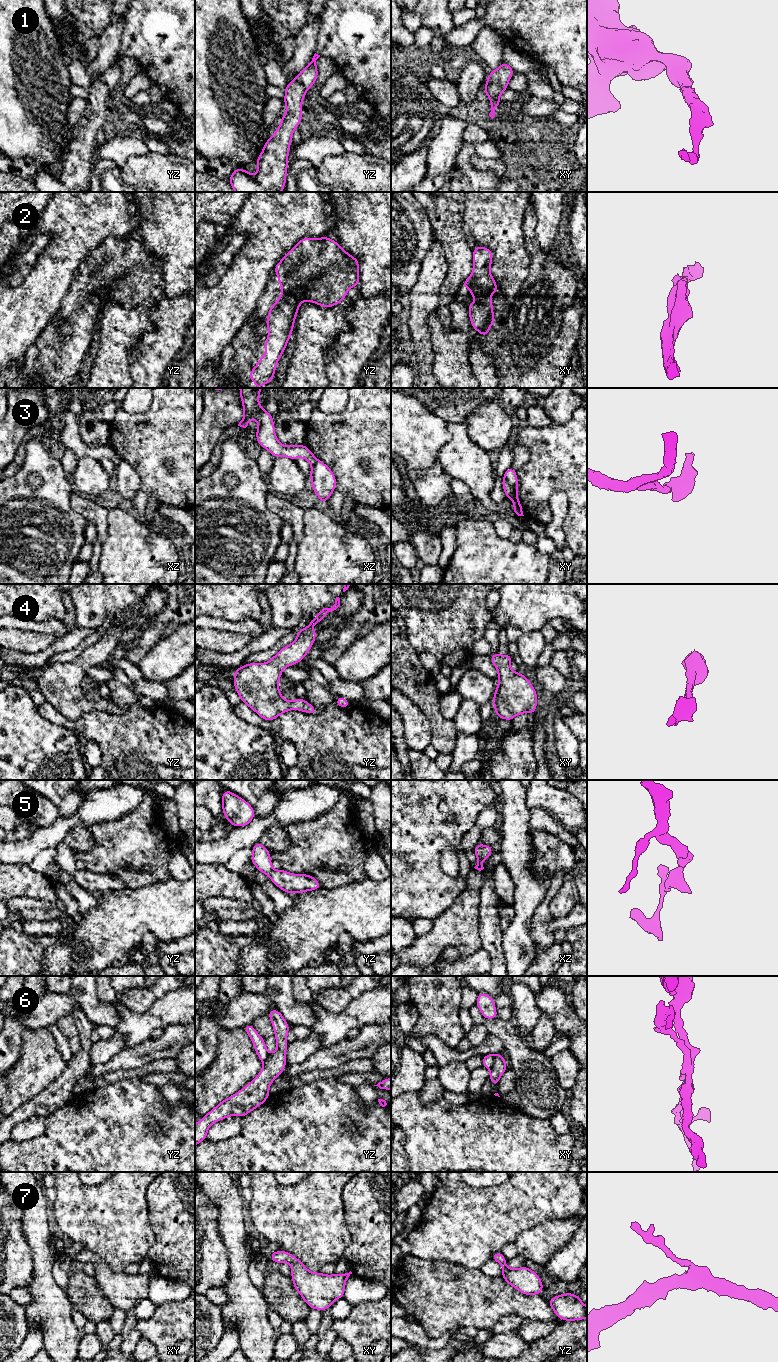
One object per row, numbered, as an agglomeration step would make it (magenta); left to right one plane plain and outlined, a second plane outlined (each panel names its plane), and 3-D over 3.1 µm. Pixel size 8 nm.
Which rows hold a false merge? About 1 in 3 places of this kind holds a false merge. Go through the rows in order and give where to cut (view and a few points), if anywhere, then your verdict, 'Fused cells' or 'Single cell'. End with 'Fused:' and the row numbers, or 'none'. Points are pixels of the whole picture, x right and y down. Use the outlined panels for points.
1: No split. Single cell
2: No split. Single cell
3: Split along xy (503, 477), (512, 489), (513, 496), (511, 498). Fused cells
4: No split. Single cell
5: No split. Single cell
6: Split along xy (500, 1053), (496, 1056), (490, 1069). Fused cells
7: No split. Single cell
Fused: 3, 6

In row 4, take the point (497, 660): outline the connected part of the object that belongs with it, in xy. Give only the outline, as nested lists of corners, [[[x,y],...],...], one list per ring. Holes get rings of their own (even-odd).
[[[497,652],[490,658],[498,672],[499,684],[492,700],[498,718],[511,721],[522,713],[534,714],[537,708],[536,690],[525,675],[510,668],[511,654],[502,656]]]

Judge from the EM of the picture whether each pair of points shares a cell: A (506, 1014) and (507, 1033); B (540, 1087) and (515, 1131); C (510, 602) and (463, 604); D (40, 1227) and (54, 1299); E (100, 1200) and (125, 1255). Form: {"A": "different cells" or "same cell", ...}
{"A": "different cells", "B": "different cells", "C": "different cells", "D": "same cell", "E": "same cell"}

